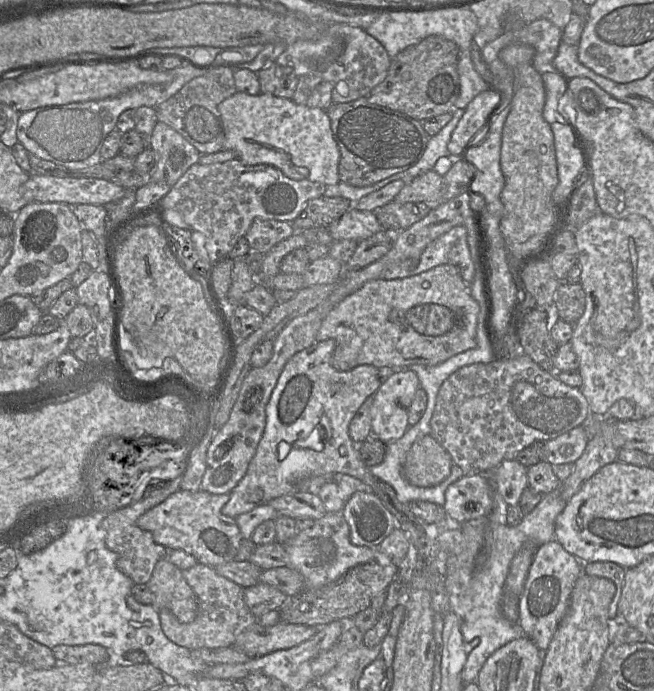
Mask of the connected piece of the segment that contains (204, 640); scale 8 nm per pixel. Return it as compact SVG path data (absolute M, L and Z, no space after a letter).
M197 563L192 568L183 570L183 577L197 598L196 618L190 623L182 623L167 608L158 612L163 633L175 644L191 651L232 646L242 632L256 623L255 616L245 604L244 589L219 575L213 567Z

